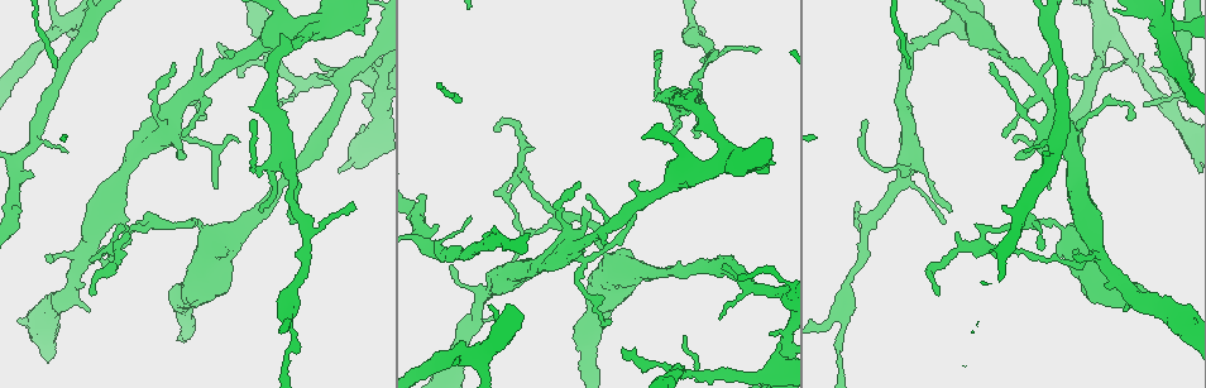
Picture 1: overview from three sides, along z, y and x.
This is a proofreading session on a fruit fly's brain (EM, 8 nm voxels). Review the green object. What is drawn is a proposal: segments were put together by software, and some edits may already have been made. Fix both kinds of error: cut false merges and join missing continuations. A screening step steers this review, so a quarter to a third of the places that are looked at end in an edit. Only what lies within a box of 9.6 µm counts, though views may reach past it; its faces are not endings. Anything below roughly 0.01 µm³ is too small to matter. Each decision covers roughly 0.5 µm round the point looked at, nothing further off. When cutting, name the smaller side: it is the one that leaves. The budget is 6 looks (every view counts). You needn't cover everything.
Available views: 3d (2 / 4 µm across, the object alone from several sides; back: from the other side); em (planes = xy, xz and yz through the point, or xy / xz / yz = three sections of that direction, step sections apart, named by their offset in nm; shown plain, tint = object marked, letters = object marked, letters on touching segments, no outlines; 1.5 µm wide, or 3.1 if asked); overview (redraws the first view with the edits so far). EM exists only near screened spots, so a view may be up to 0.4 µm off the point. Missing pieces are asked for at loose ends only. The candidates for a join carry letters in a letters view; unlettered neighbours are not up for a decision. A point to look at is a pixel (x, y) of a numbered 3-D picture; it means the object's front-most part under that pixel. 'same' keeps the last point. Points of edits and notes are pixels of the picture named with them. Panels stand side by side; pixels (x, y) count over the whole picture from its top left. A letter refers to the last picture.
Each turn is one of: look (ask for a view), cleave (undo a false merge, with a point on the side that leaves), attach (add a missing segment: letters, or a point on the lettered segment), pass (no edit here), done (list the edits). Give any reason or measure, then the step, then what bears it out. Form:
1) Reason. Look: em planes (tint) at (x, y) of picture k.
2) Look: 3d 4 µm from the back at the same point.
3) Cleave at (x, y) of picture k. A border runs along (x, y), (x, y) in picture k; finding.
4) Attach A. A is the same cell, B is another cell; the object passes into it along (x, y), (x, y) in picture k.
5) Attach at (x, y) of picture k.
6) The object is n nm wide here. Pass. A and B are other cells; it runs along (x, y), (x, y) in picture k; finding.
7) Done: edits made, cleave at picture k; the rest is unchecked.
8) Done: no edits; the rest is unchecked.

An open end. Look: em planes (letters) at (238, 140) of picture 1.

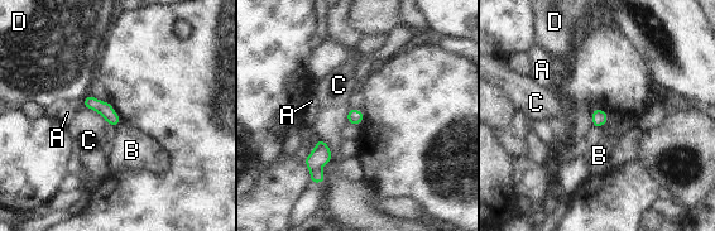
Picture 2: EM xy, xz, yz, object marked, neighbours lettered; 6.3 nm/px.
Pass. A, B, C and D are other cells; a border runs along (120, 121), (116, 126) in picture 2; none of them fits.

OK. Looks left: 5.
A fork. Look: 3d 4 µm at (705, 376) of picture 1.

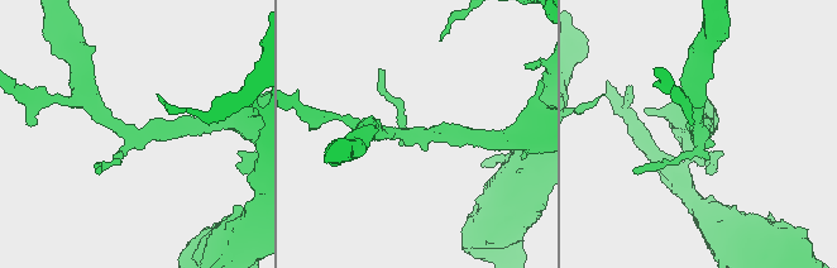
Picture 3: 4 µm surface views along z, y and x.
Now the EM. Look: em xy step 8 (tint) at (698, 137) of picture 3.

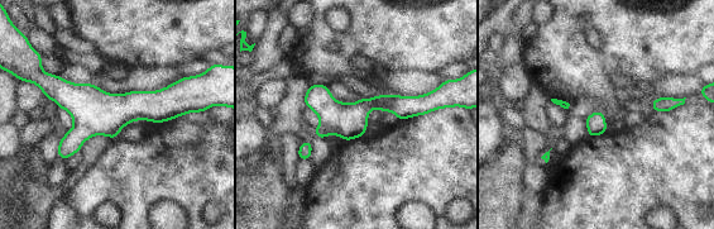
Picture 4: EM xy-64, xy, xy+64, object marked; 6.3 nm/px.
Another direction. Look: em planes (letters) at the same point.

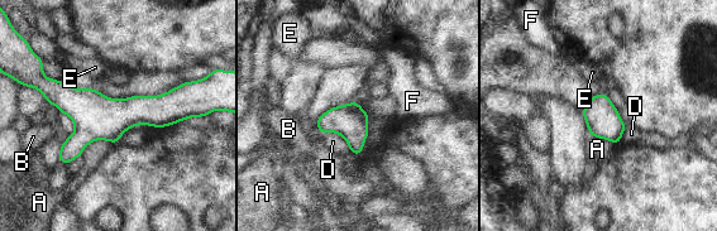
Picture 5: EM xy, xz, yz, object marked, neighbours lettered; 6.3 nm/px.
The object is 220 nm wide here. Pass. A, B, D, E and F are other cells; it runs along (44, 90), (90, 110), (191, 110) in picture 5; continuous, no second neuron.

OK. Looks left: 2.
Done: no edits; the rest is unchecked.

